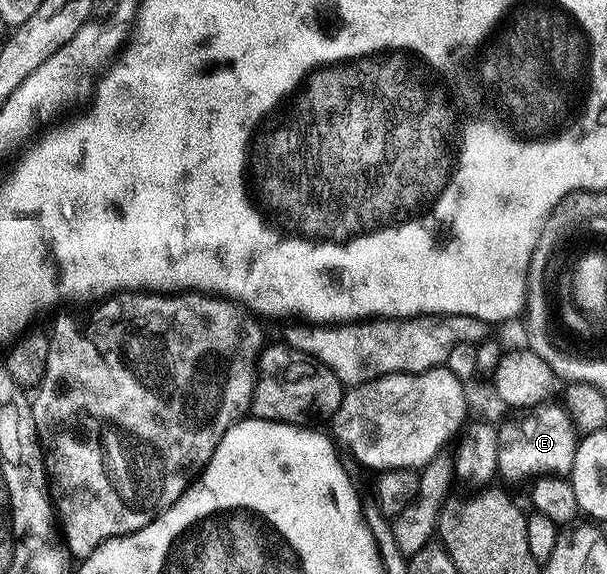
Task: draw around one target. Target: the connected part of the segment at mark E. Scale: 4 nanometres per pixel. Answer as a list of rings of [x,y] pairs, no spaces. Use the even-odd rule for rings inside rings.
[[[560,404],[534,405],[524,415],[513,415],[497,429],[499,439],[499,463],[497,472],[500,480],[525,481],[541,477],[568,478],[575,463],[578,434],[569,415]]]

